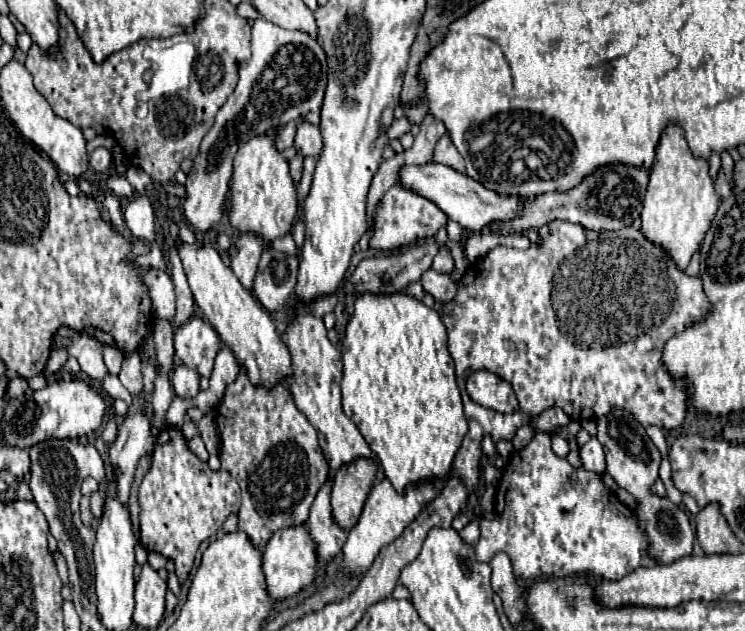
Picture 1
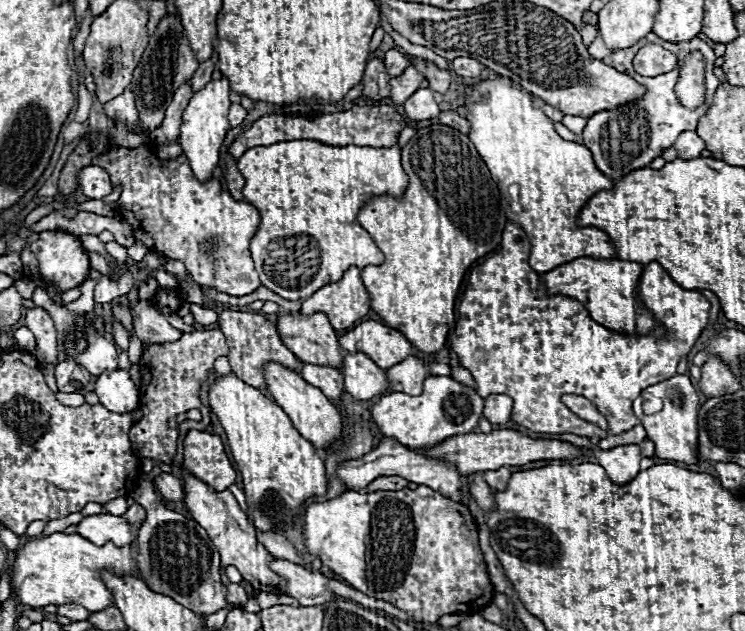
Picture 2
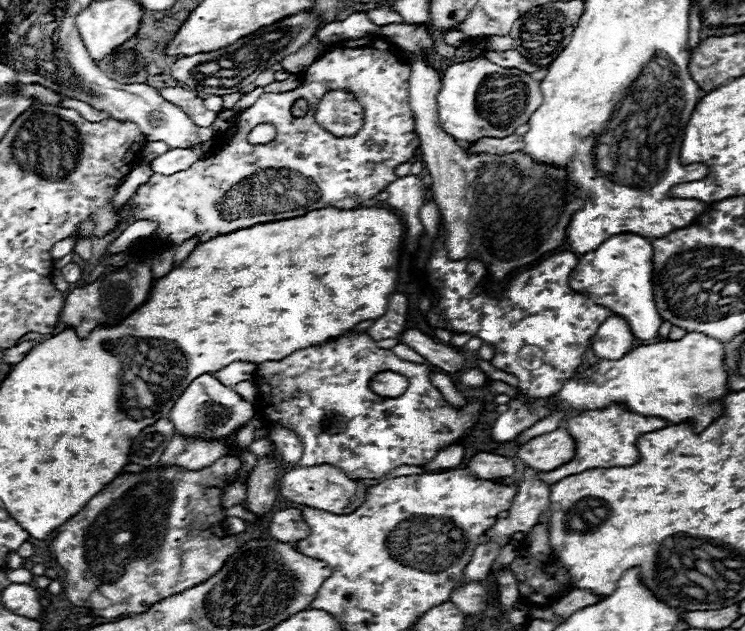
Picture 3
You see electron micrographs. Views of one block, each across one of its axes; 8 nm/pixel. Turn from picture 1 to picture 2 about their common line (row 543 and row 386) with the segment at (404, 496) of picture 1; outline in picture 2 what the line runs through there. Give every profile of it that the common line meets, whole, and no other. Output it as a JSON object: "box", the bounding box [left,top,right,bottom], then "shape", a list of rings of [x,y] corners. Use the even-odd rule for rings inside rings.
{"box":[344,352,390,400],"shape":[[[344,352],[344,386],[346,392],[358,400],[370,400],[388,392],[390,382],[386,372],[378,368],[366,354]]]}

